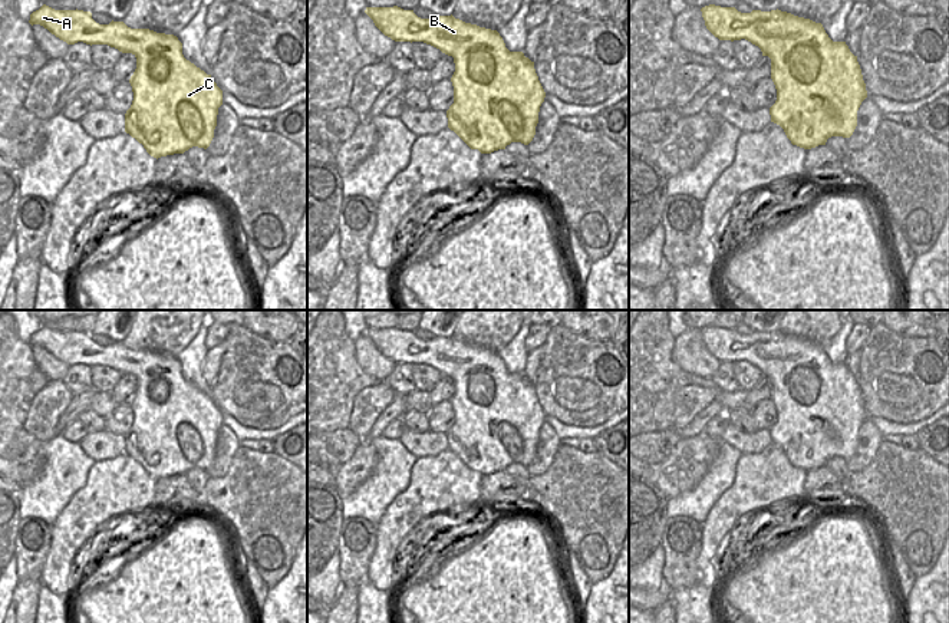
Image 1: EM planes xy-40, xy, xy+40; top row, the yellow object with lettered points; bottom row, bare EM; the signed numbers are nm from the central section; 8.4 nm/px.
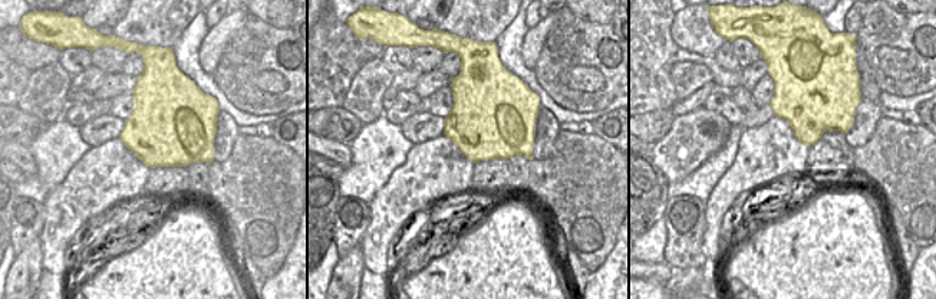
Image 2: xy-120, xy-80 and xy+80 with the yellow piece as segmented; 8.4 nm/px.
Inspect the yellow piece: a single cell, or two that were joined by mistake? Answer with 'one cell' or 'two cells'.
one cell

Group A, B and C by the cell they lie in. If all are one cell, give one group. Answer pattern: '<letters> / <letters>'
A B C

